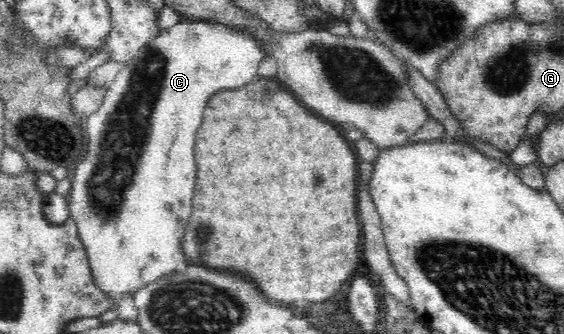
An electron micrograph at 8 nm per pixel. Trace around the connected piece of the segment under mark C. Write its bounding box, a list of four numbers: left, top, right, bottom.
[67,20,267,304]

